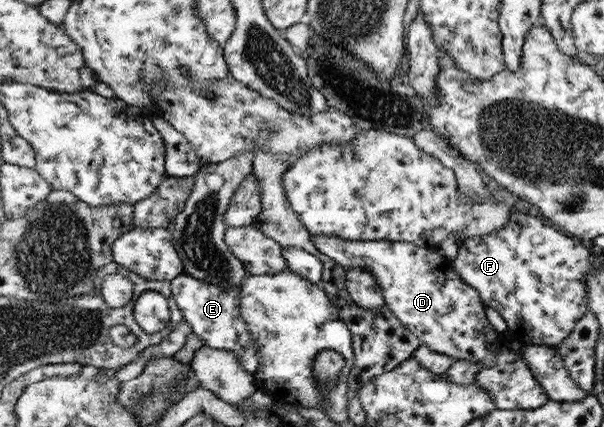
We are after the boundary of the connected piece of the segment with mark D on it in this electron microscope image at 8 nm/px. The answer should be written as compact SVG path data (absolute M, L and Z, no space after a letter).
M313 235L311 239L325 256L337 264L371 271L378 279L388 309L432 351L453 357L455 361L469 359L481 363L484 368L474 382L492 396L497 409L533 410L550 401L545 387L534 377L529 362L522 354L510 349L511 337L497 332L489 324L482 296L461 277L445 255L412 242L350 241L327 235Z

